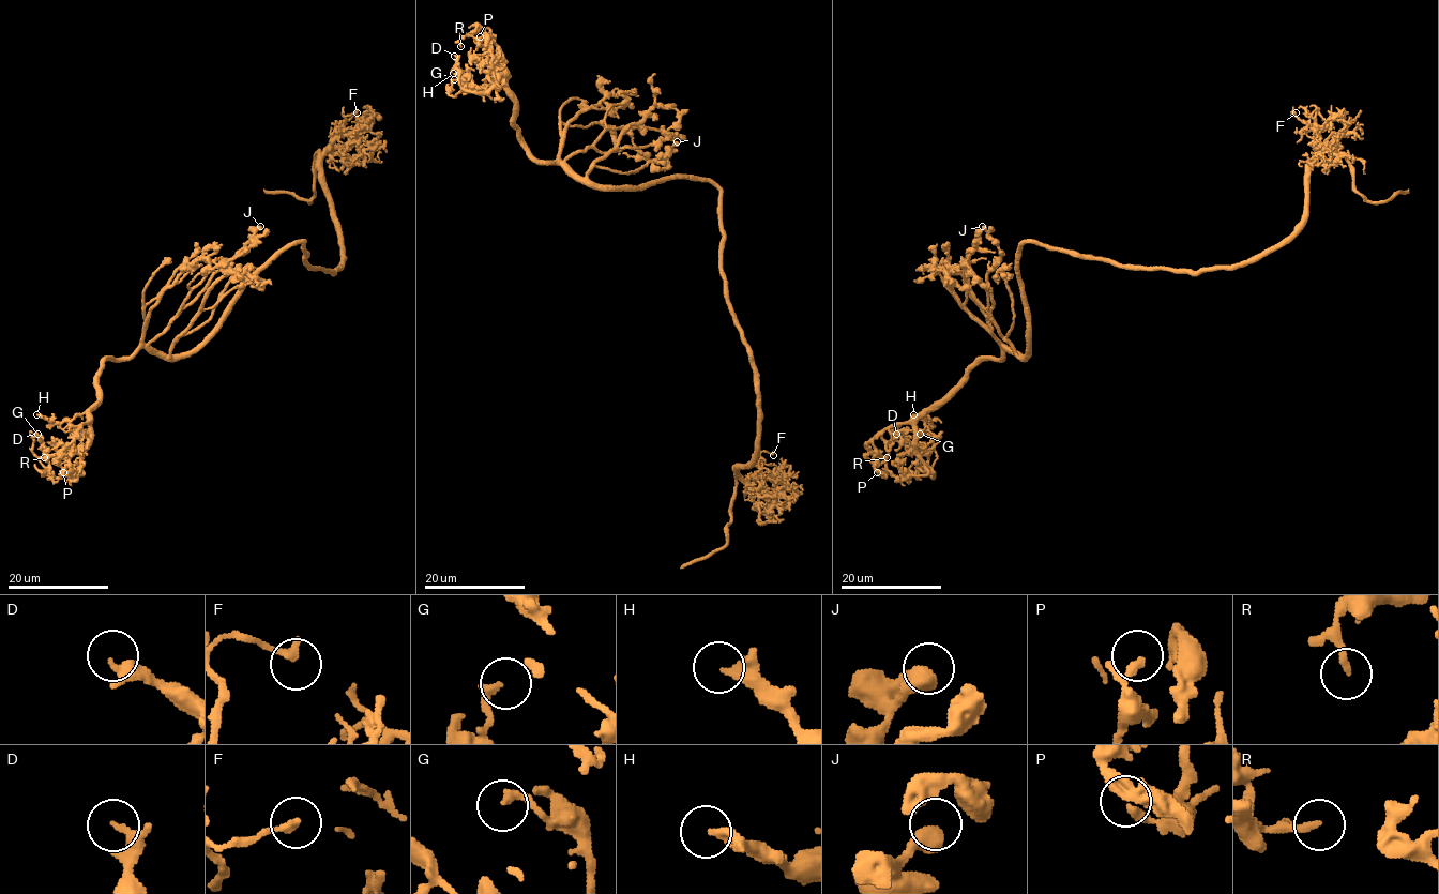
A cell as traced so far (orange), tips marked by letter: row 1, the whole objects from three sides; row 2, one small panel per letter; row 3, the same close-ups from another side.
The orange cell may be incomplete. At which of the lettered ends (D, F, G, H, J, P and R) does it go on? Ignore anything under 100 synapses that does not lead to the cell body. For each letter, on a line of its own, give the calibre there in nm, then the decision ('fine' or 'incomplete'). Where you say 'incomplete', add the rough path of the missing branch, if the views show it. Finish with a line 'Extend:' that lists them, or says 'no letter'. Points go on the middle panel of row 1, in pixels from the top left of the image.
D: 240 nm | fine
F: 240 nm | fine
G: 260 nm | fine
H: 240 nm | fine
J: 380 nm | fine
P: 160 nm | fine
R: 220 nm | fine
Extend: no letter

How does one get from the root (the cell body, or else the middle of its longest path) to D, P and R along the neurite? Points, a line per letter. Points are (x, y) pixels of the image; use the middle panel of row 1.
D: (721, 201), (707, 181), (604, 187), (539, 162), (514, 123), (506, 76), (485, 92), (468, 92), (454, 56)
P: (721, 201), (707, 181), (604, 187), (539, 162), (514, 123), (515, 97), (498, 48), (482, 45), (480, 36)
R: (721, 201), (707, 181), (604, 187), (539, 162), (514, 123), (495, 36), (480, 28), (460, 46)

